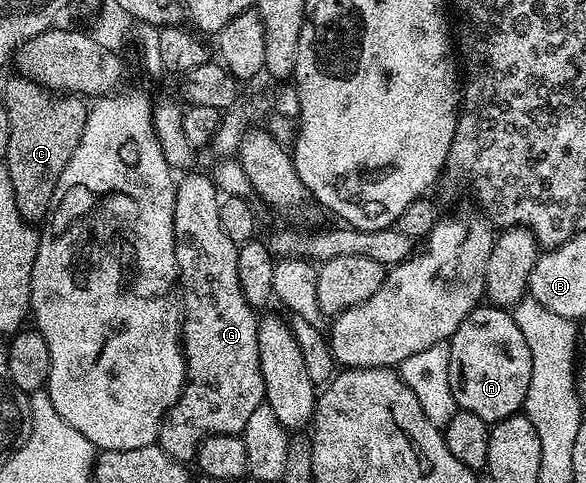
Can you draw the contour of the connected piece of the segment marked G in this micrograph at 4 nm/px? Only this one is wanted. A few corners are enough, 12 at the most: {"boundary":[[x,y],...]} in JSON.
{"boundary":[[206,174],[176,182],[183,464],[264,404],[255,307]]}

